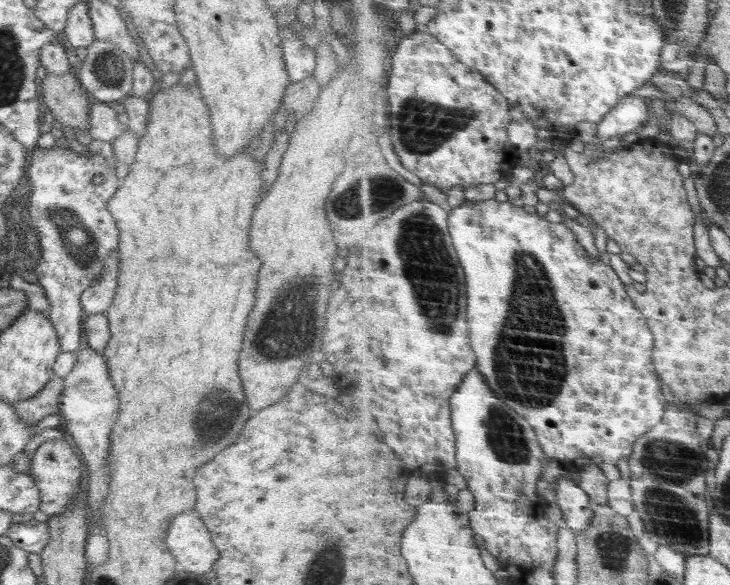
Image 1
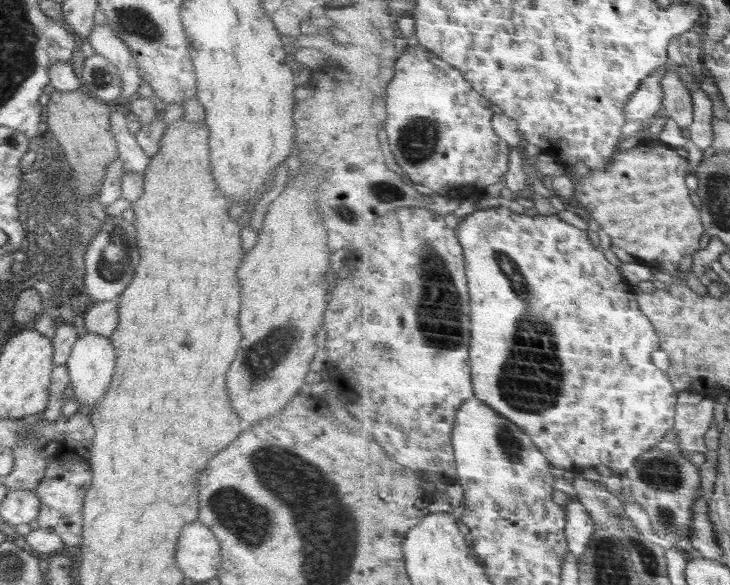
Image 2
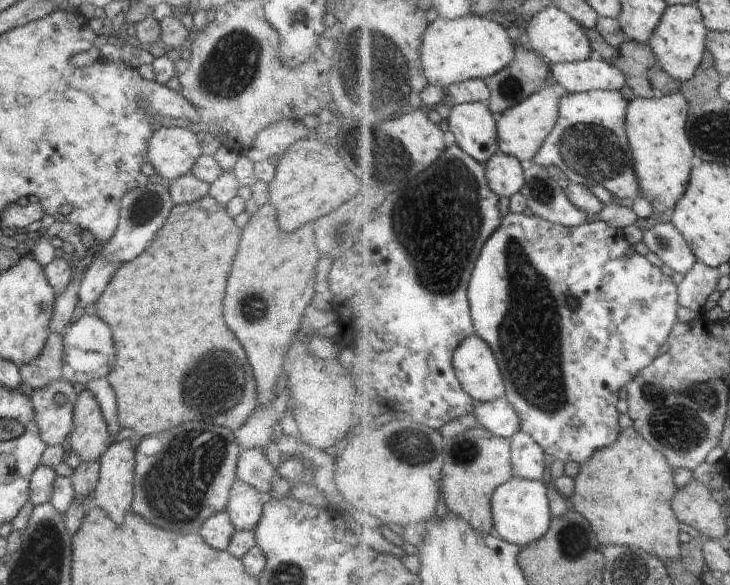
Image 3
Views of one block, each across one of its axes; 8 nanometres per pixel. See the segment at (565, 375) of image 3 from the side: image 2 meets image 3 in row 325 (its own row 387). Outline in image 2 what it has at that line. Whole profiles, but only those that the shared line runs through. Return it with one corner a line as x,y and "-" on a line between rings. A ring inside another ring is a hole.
504,202
500,207
480,209
467,218
464,218
463,220
460,219
460,224
456,229
460,242
464,245
466,264
469,270
469,288
471,289
472,306
471,363
473,365
475,396
480,401
488,404
488,406
492,406
494,410
498,410
502,416
506,416
506,418
510,418
512,422
516,422
520,428
524,428
533,438
534,442
536,442
536,446
544,452
544,454
555,464
556,467
572,471
572,468
586,469
604,464
604,466
608,466
612,471
614,471
614,473
620,476
628,475
629,470
636,465
636,462
641,458
642,454
646,454
648,450
654,448
654,446
658,444
661,444
662,440
665,440
666,434
668,434
670,430
675,429
675,426
677,425
677,407
679,406
678,400
680,400
680,398
678,398
679,393
677,387
672,380
670,380
670,376
654,364
654,352
661,349
660,336
658,336
658,332
656,332
654,324
650,322
650,318
648,318
648,316
640,310
640,304
638,304
635,294
637,288
633,286
623,275
620,267
610,263
605,251
601,252
598,248
596,248
596,246
594,246
586,230
582,230
582,228
578,228
578,226
574,226
574,224
570,224
570,222
562,220
562,218
558,215
544,216
537,214
535,217
529,216
526,212
519,213
512,210
507,203

